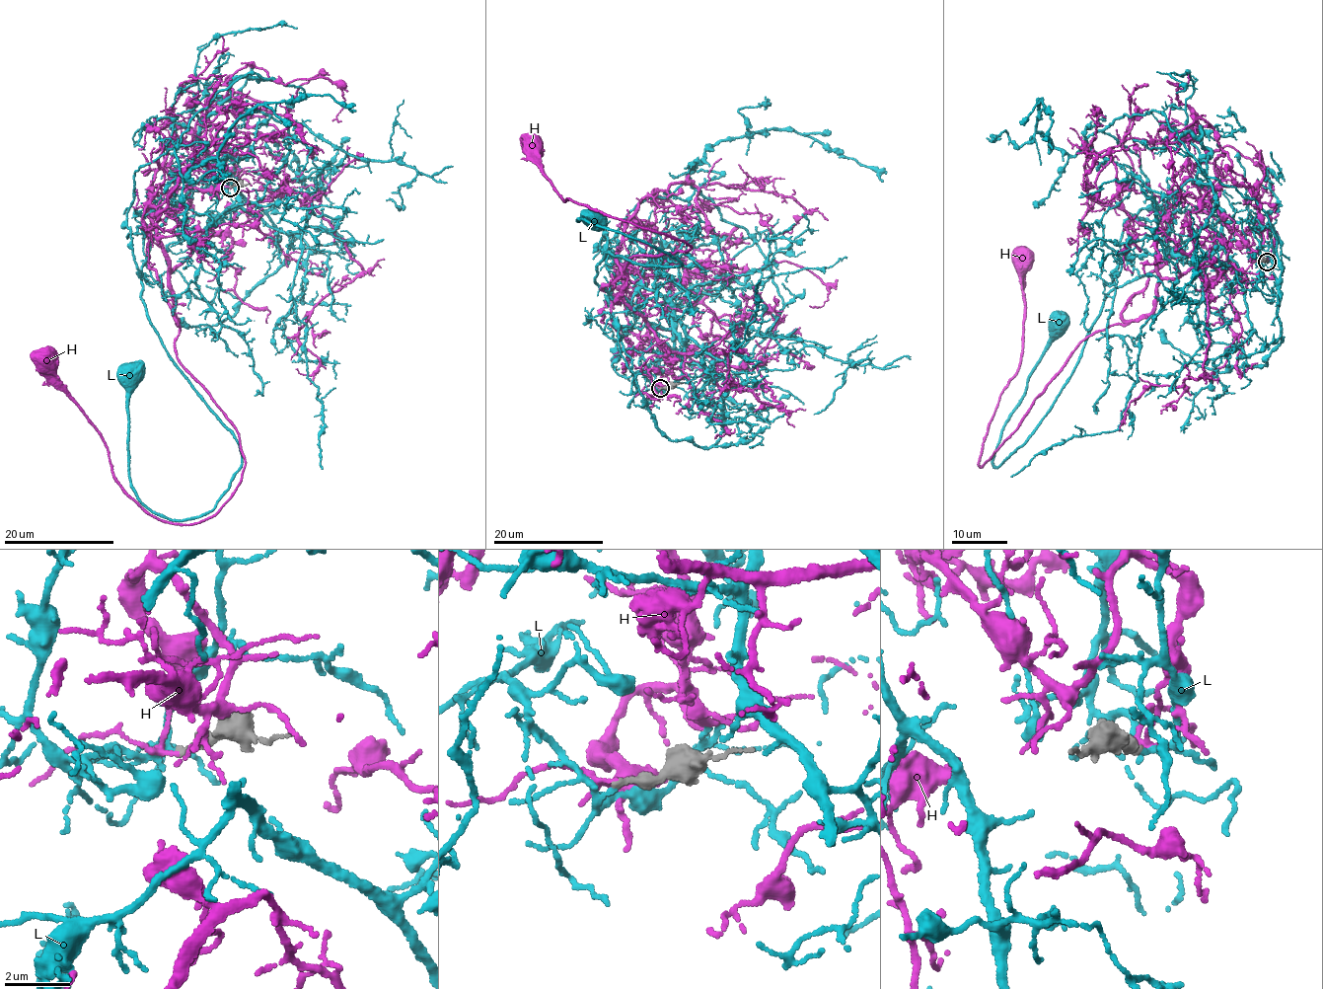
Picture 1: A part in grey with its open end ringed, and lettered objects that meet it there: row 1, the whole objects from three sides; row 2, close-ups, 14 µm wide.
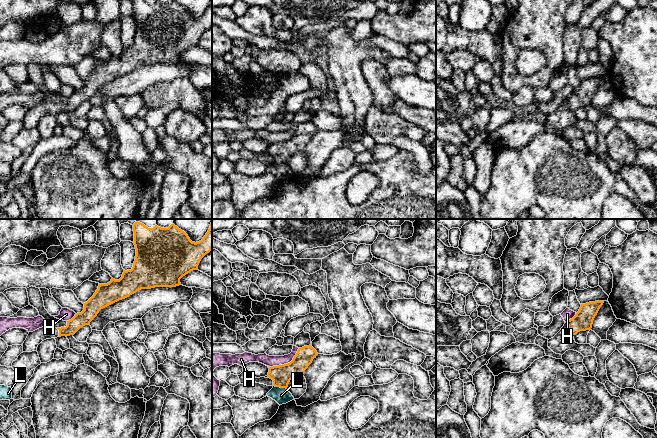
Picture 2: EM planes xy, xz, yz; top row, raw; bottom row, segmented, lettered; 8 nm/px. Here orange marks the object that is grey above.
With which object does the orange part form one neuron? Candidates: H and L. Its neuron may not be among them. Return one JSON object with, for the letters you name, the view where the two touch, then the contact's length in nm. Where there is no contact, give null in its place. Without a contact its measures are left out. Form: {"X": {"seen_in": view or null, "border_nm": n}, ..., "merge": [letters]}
{"merge": []}

